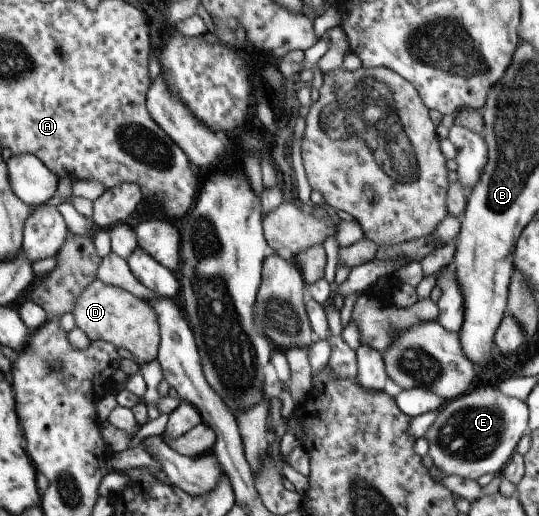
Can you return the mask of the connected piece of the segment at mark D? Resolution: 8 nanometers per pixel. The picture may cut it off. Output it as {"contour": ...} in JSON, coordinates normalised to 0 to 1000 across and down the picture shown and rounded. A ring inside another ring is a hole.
{"contour":[[[178,541],[158,554],[158,562],[143,570],[143,578],[135,578],[132,593],[139,636],[147,636],[167,663],[193,661],[213,674],[230,674],[247,688],[256,713],[289,694],[295,665],[291,616],[269,581]]]}

